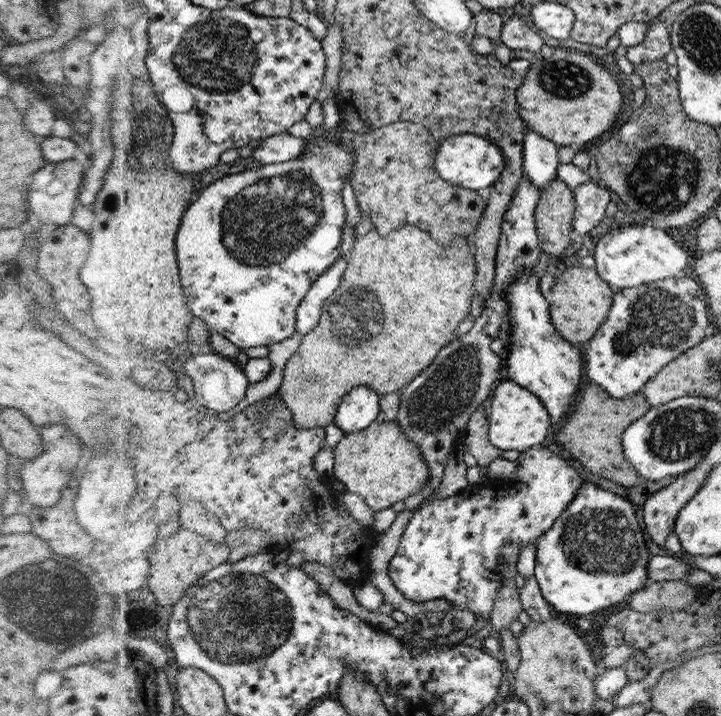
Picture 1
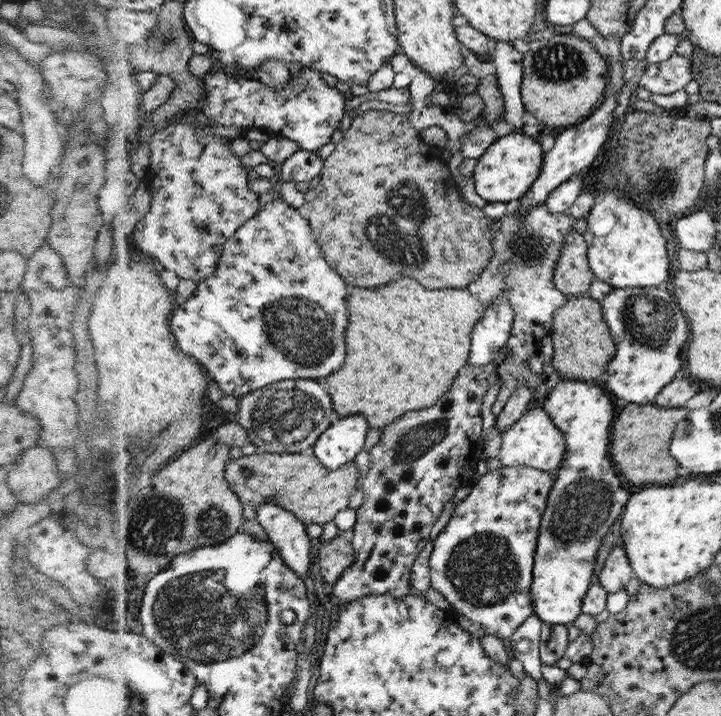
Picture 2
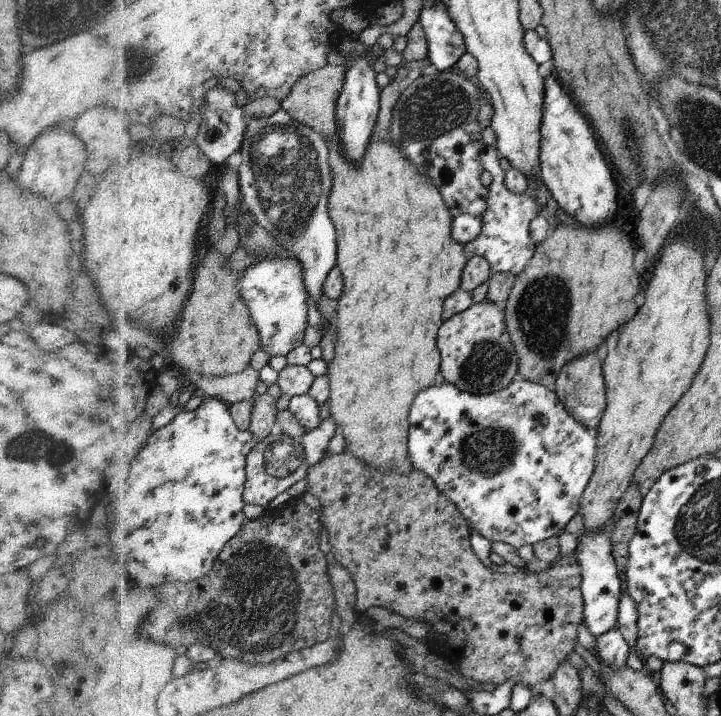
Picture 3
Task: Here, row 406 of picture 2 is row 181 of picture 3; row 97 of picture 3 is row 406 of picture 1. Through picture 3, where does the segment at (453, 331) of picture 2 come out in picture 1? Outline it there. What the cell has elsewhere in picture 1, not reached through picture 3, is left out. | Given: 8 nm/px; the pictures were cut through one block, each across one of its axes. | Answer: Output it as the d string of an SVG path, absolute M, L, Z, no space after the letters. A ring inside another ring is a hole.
M404 225L399 229L392 230L387 236L380 235L375 228L372 228L366 236L358 239L349 257L347 276L344 277L342 285L340 285L338 292L326 302L326 306L322 310L320 324L310 334L304 336L300 350L290 359L288 367L285 369L285 380L281 385L280 394L287 402L288 407L294 411L296 425L300 429L311 429L335 423L344 398L356 387L364 385L385 395L406 388L412 380L423 373L428 366L431 366L440 350L450 342L452 330L456 330L458 324L468 316L470 304L473 303L470 300L474 298L475 278L477 276L478 267L475 264L474 244L472 244L472 239L468 240L466 237L456 237L454 243L444 245L418 226Z

